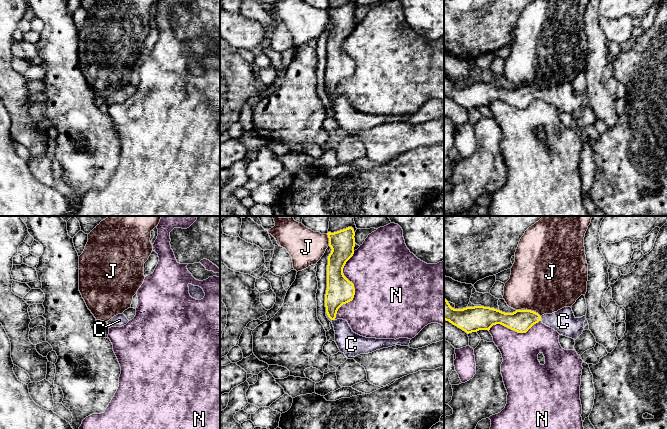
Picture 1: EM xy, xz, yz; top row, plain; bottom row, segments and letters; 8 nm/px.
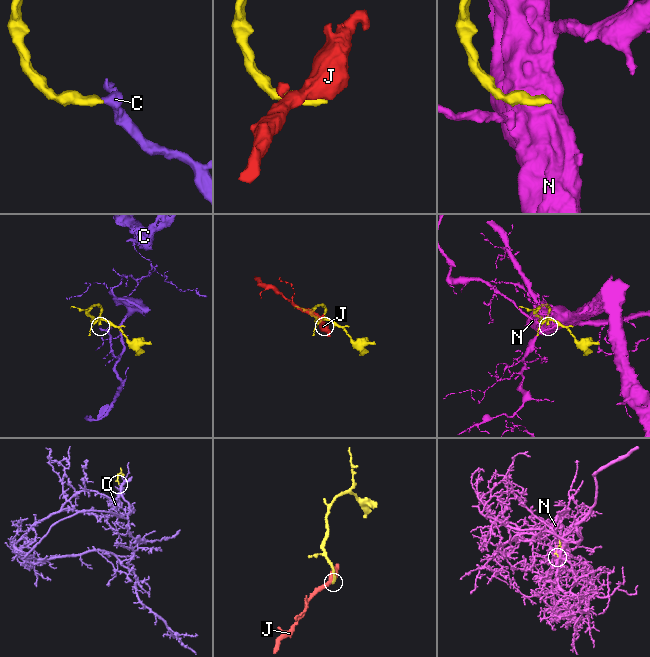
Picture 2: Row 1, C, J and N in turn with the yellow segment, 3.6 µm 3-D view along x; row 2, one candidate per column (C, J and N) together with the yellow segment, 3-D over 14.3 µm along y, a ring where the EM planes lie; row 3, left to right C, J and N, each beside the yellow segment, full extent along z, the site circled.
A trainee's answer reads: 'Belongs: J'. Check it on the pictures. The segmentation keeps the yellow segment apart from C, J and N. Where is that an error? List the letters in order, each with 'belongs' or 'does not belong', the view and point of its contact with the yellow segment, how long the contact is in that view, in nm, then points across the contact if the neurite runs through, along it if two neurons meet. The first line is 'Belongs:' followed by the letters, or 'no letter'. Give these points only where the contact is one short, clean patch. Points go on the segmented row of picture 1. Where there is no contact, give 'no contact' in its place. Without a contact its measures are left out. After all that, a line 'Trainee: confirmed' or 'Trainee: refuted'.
Belongs: C
C: belongs; meets yellow in yz at (540, 318); contact 40 nm long; runs through yz (521, 321), (527, 318), (540, 318), (563, 321)
J: does not belong; meets yellow in yz at (533, 311); contact 140 nm long
N: does not belong; meets yellow in xz at (353, 287); contact 600 nm long
Trainee: refuted

